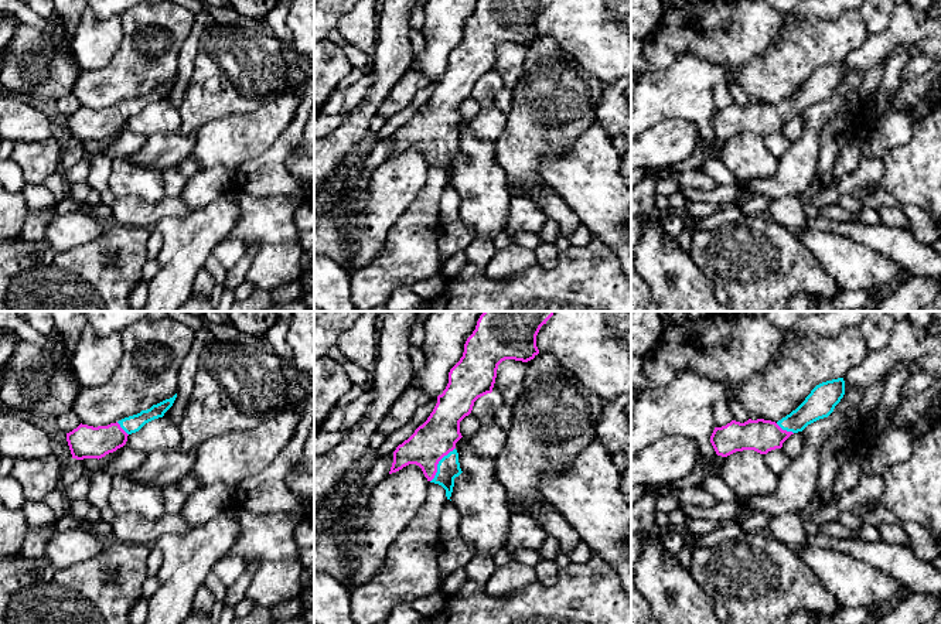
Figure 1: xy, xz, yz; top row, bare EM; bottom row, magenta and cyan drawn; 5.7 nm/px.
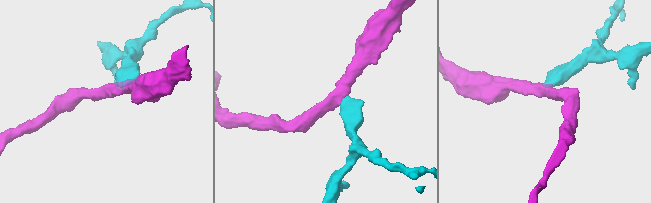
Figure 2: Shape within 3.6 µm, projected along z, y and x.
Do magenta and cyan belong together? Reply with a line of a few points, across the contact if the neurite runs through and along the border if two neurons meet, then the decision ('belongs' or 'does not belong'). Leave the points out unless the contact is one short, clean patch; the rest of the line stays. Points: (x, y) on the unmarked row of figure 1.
xz (436, 120), (437, 146), (449, 150) | belongs

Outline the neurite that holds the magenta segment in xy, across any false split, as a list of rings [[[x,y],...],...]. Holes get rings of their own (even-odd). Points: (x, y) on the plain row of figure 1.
[[[177,76],[157,88],[153,88],[147,93],[142,93],[137,98],[125,100],[116,106],[108,109],[88,109],[79,108],[72,115],[67,116],[67,125],[72,137],[72,141],[102,141],[109,136],[123,130],[127,125],[127,119],[139,115],[146,106],[163,100],[164,96],[173,89]]]

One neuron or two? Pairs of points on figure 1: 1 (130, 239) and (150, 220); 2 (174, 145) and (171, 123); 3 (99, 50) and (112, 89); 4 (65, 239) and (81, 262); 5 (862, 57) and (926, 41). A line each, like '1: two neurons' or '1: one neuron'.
1: two neurons
2: two neurons
3: two neurons
4: two neurons
5: one neuron

